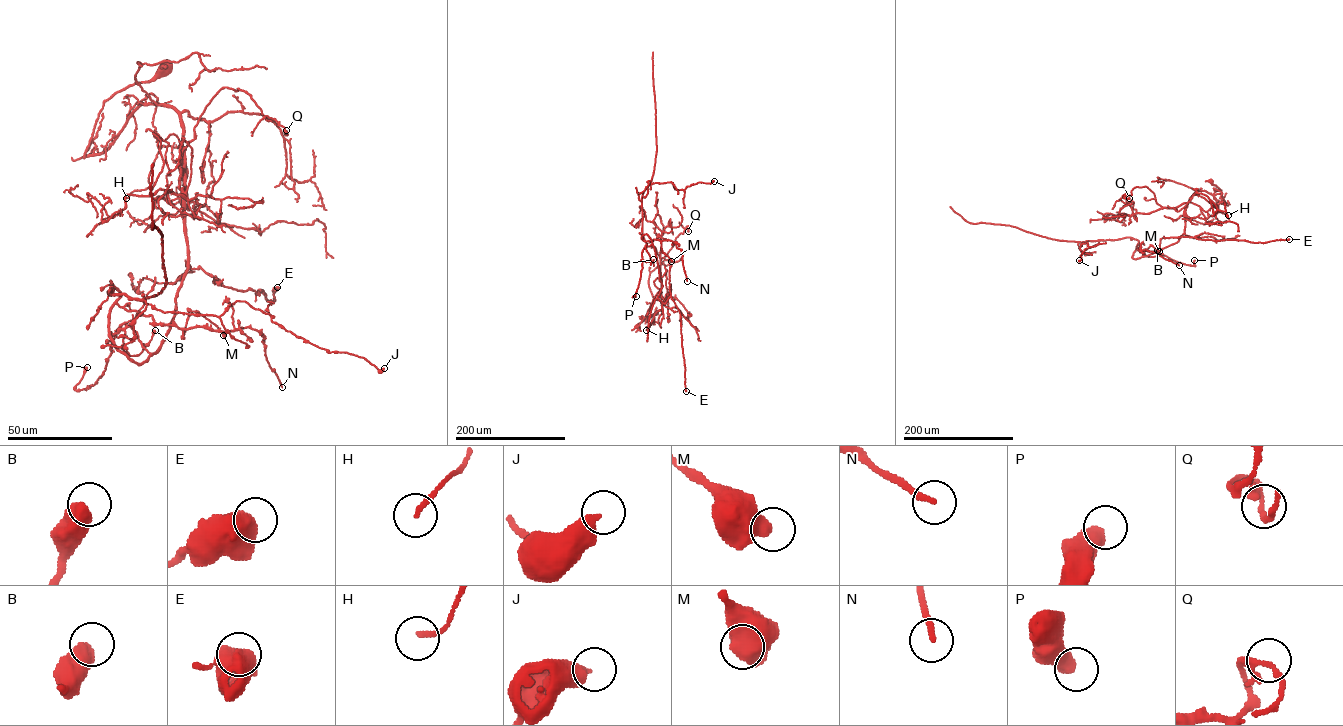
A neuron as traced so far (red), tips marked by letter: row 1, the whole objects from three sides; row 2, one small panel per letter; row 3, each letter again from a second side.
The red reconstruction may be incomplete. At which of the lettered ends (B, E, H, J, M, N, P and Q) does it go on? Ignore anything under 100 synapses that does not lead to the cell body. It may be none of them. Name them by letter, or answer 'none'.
none

